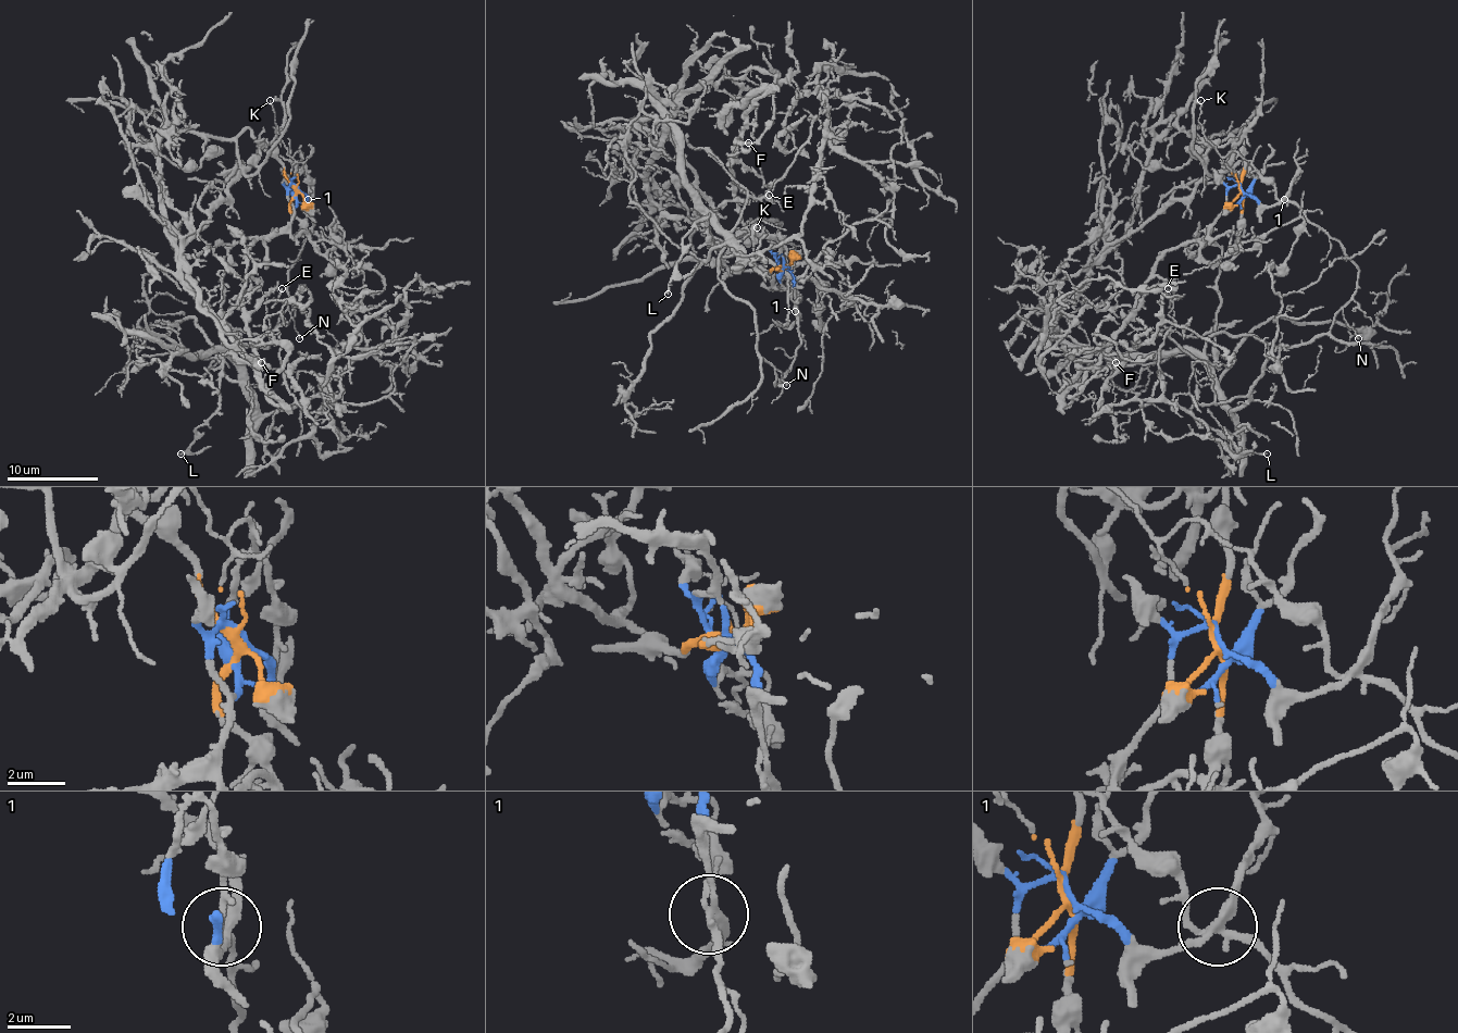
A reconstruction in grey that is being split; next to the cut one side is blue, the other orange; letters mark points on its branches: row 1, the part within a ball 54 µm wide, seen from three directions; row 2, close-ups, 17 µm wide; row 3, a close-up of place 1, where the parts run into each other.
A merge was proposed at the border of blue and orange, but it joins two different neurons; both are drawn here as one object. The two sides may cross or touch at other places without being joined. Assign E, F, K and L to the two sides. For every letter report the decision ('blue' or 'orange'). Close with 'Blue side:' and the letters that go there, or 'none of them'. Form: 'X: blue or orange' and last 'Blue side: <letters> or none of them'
E: orange
F: blue
K: orange
L: blue
Blue side: F, L

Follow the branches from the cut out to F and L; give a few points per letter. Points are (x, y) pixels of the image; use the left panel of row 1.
F: (298, 189), (294, 216), (248, 249), (244, 311), (246, 328), (261, 363)
L: (298, 189), (294, 216), (287, 223), (229, 251), (221, 303), (221, 402), (182, 452)

